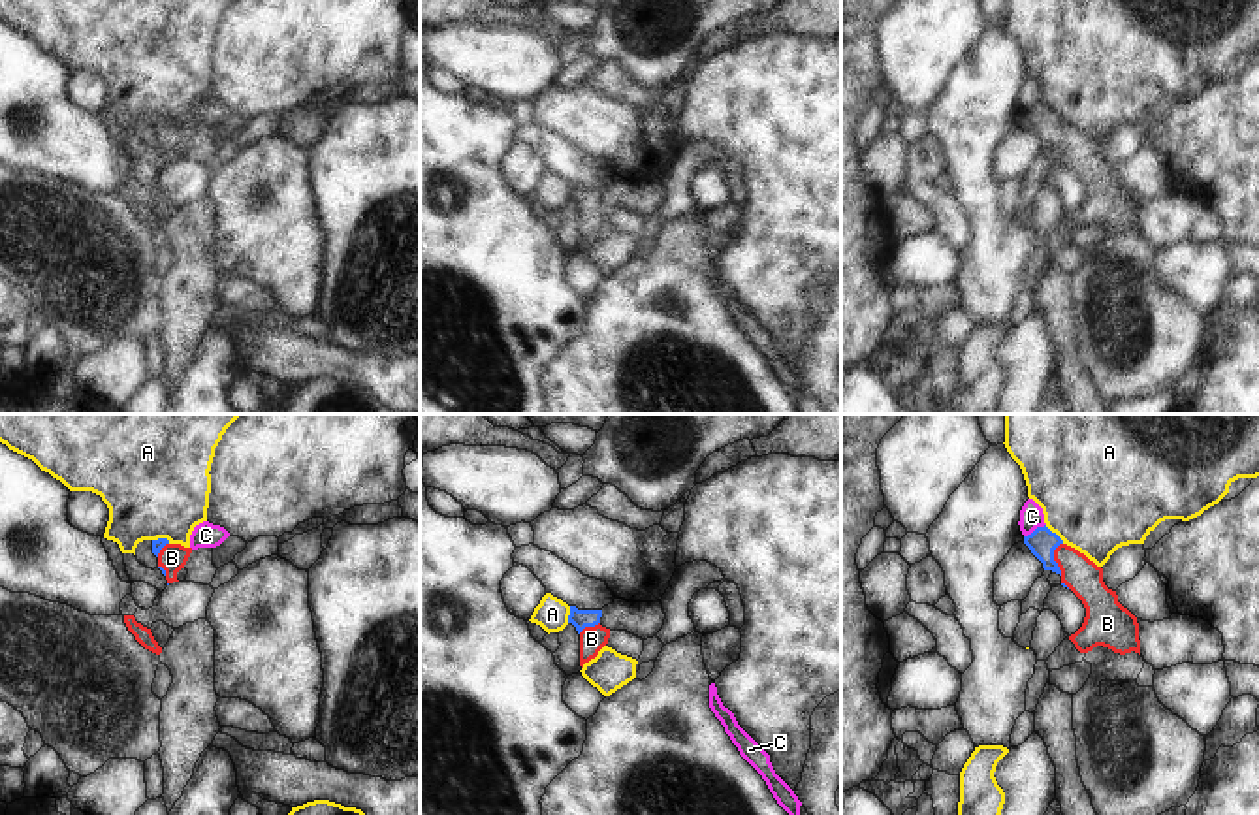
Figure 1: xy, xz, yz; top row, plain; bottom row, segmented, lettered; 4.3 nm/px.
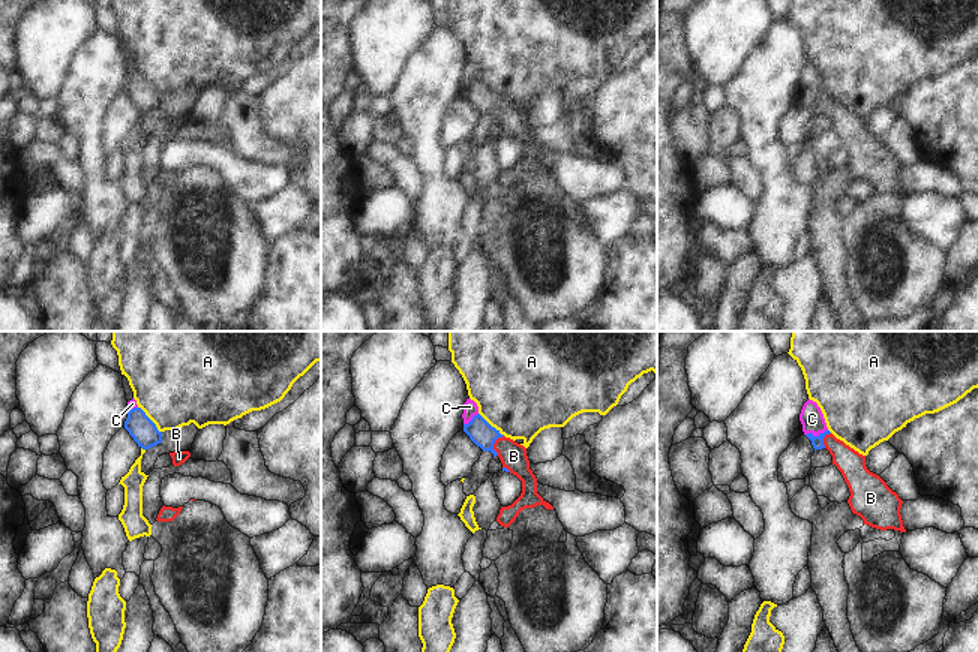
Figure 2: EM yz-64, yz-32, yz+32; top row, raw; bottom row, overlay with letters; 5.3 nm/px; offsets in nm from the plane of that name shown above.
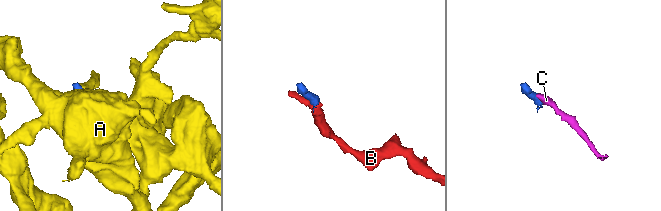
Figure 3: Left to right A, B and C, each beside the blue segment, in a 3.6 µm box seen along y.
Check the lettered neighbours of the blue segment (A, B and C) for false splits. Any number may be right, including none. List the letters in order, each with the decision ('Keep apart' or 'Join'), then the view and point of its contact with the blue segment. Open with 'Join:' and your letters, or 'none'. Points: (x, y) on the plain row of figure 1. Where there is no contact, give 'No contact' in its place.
Join: B
A: Keep apart. Touches blue at yz (1054, 111)
B: Join. Touches blue at yz (1052, 138)
C: Keep apart. Touches blue at yz (1035, 108).

